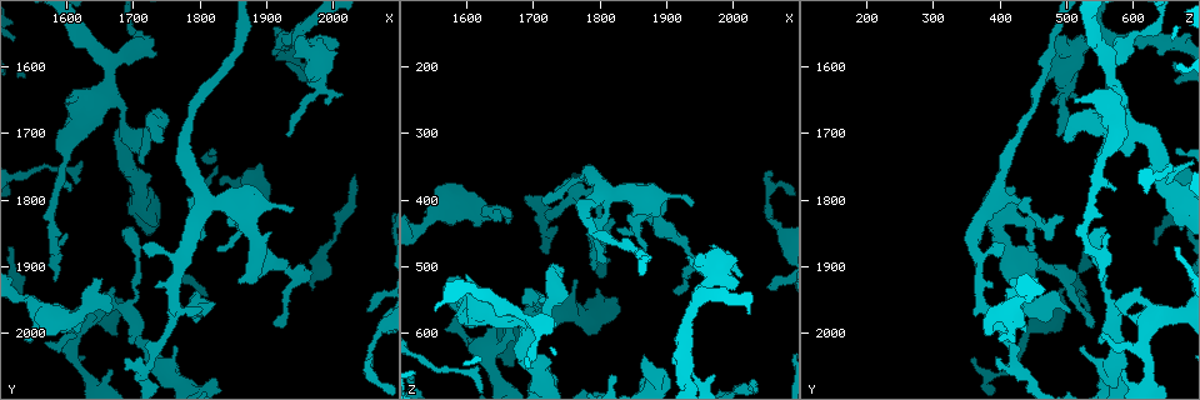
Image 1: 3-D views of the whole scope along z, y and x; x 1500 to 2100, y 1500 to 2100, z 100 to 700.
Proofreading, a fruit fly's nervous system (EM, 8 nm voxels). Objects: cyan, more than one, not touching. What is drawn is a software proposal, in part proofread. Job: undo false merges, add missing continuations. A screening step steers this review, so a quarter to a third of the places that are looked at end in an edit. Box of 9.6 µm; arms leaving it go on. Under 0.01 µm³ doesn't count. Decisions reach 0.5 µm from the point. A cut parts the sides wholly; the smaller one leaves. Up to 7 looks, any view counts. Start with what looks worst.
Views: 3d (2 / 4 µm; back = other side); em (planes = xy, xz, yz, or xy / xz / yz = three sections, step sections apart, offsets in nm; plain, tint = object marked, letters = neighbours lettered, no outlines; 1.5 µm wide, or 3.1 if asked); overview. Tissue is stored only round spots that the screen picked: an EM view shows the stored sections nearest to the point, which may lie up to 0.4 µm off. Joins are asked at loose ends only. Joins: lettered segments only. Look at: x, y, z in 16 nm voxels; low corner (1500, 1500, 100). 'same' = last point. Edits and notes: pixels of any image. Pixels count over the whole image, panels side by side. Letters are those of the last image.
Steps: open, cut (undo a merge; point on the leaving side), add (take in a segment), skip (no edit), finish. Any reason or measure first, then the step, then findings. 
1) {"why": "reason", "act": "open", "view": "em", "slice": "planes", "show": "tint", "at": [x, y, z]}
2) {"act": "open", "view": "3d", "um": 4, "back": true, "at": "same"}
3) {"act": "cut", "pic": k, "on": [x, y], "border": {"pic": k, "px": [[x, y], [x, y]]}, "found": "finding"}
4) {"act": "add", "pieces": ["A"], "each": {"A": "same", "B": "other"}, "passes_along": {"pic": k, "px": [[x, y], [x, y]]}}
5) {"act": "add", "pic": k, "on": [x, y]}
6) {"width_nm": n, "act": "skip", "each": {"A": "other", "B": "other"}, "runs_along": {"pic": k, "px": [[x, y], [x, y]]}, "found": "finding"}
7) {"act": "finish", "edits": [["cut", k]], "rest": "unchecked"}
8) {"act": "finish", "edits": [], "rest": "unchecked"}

{"why": "free end", "act": "open", "view": "em", "slice": "planes", "show": "tint", "at": [2050, 1970, 535]}

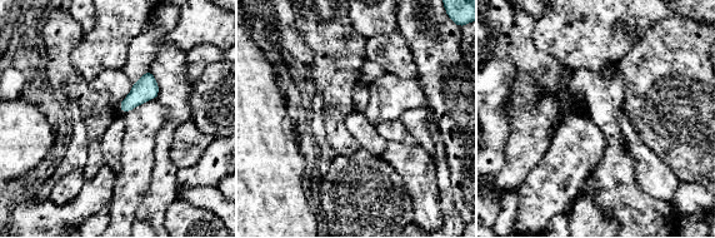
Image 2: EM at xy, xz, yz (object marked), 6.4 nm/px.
{"why": "what lies round it", "act": "open", "view": "em", "slice": "planes", "show": "letters", "at": "same"}

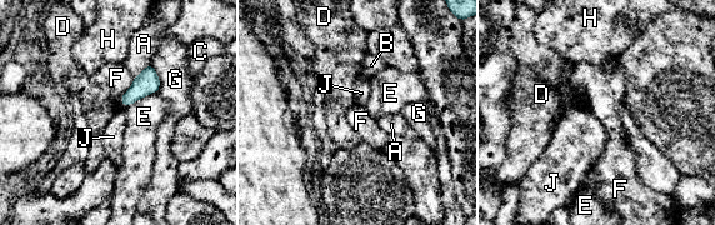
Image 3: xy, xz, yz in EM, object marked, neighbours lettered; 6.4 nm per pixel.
{"longest_contact_nm": ["E", 240], "act": "skip", "each": {"A": "other", "B": "other", "C": "other", "D": "other", "E": "other", "F": "other", "G": "other", "H": "other", "J": "other"}, "border": {"pic": 3, "px": [[134, 78], [121, 98], [124, 106]]}, "found": "no lettered segment goes on from it"}

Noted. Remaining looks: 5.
{"why": "tapers out", "act": "open", "view": "em", "slice": "xy", "step": 8, "show": "letters", "at": [1985, 1655, 480]}

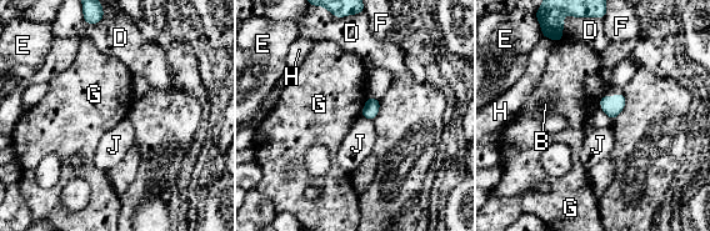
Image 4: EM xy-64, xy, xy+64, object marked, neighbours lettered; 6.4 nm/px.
{"act": "skip", "each": {"B": "other", "D": "other", "E": "other", "F": "other", "G": "other", "H": "other", "J": "other"}, "found": "no lettered segment goes on from it"}

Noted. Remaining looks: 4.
{"why": "branch stops here", "act": "open", "view": "em", "slice": "planes", "show": "letters", "at": [2005, 1560, 530]}

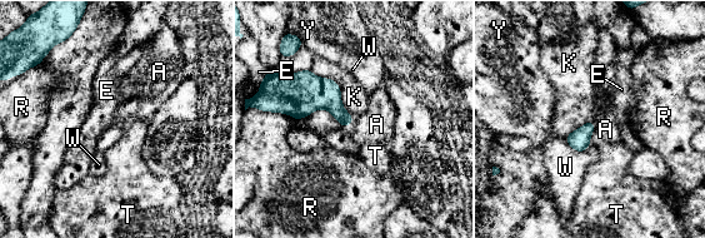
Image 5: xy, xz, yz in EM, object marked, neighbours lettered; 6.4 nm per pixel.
{"act": "skip", "each": {"A": "other", "E": "other", "K": "other", "R": "other", "T": "other", "W": "other", "Y": "other"}, "border": {"pic": 5, "px": [[310, 69], [338, 84], [354, 119]]}, "found": "none of them fits"}

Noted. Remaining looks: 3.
{"act": "finish", "edits": [], "rest": "unchecked"}

